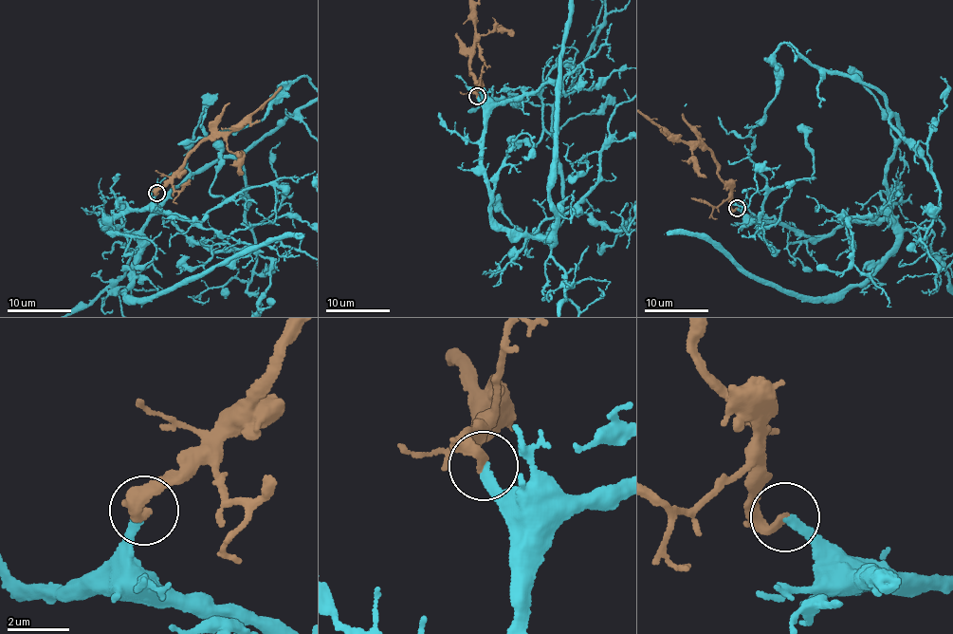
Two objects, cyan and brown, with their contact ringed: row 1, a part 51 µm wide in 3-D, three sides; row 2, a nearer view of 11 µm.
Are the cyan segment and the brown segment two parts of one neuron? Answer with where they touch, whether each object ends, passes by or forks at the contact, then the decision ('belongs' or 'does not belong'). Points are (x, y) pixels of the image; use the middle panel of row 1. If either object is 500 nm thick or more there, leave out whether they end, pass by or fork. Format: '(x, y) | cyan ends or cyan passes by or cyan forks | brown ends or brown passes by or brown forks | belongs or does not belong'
(477, 96) | cyan ends | brown ends | belongs

